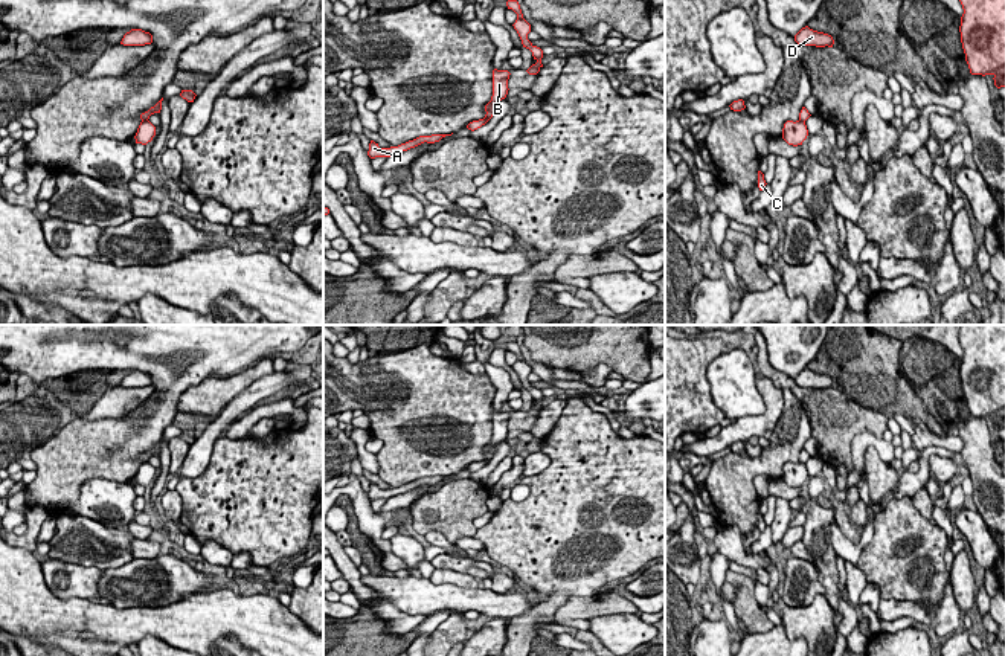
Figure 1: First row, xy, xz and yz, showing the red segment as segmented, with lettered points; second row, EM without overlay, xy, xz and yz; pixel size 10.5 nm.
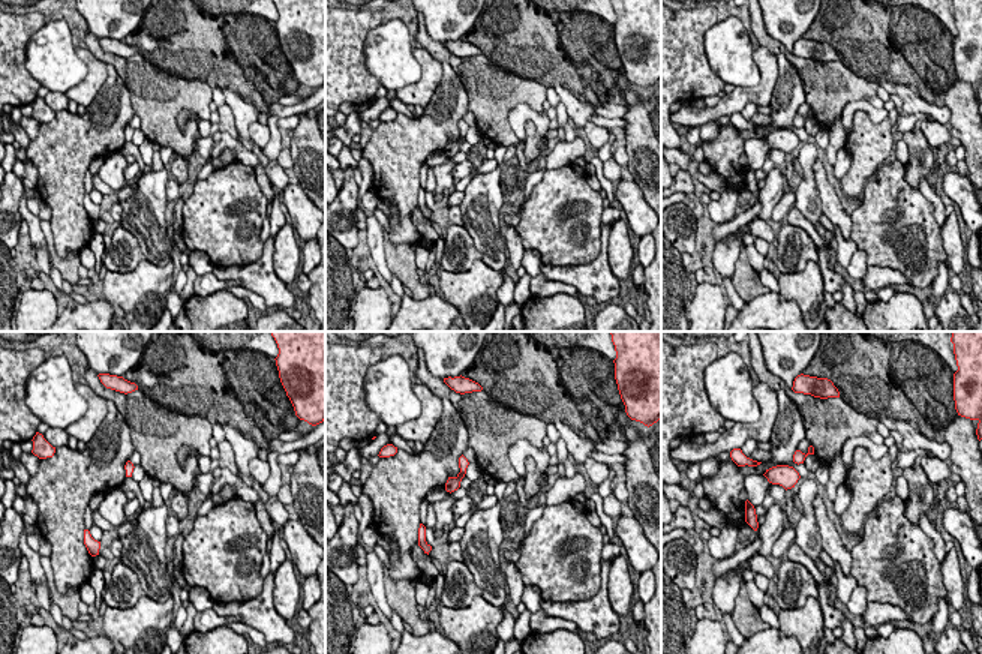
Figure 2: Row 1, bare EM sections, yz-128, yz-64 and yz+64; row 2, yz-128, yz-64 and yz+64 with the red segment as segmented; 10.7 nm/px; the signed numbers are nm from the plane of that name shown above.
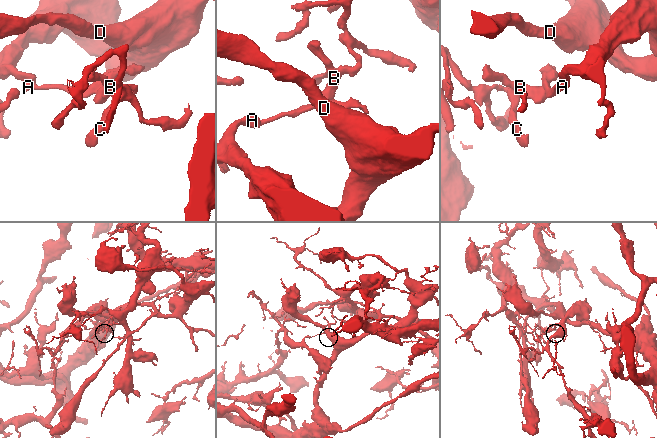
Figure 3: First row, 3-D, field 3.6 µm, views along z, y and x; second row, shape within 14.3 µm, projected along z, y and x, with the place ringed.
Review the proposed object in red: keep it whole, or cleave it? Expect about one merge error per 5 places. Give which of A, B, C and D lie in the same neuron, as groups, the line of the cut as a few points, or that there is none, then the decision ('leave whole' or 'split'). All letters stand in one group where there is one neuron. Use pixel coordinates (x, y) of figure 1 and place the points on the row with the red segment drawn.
A B C D | no cut | leave whole

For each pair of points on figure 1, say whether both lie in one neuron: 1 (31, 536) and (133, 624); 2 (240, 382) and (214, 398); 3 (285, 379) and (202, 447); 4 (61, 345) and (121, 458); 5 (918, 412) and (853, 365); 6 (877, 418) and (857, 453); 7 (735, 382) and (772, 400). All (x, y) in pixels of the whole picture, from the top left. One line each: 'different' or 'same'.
1: different
2: same
3: same
4: same
5: same
6: different
7: different

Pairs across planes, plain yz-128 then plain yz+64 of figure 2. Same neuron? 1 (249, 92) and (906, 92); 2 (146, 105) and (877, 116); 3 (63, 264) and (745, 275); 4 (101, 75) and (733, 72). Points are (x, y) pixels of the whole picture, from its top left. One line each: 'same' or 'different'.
1: different
2: different
3: same
4: different

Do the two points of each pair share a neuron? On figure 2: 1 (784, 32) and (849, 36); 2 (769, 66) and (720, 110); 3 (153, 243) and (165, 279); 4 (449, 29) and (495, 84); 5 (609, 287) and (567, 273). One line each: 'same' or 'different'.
1: different
2: same
3: different
4: different
5: same

